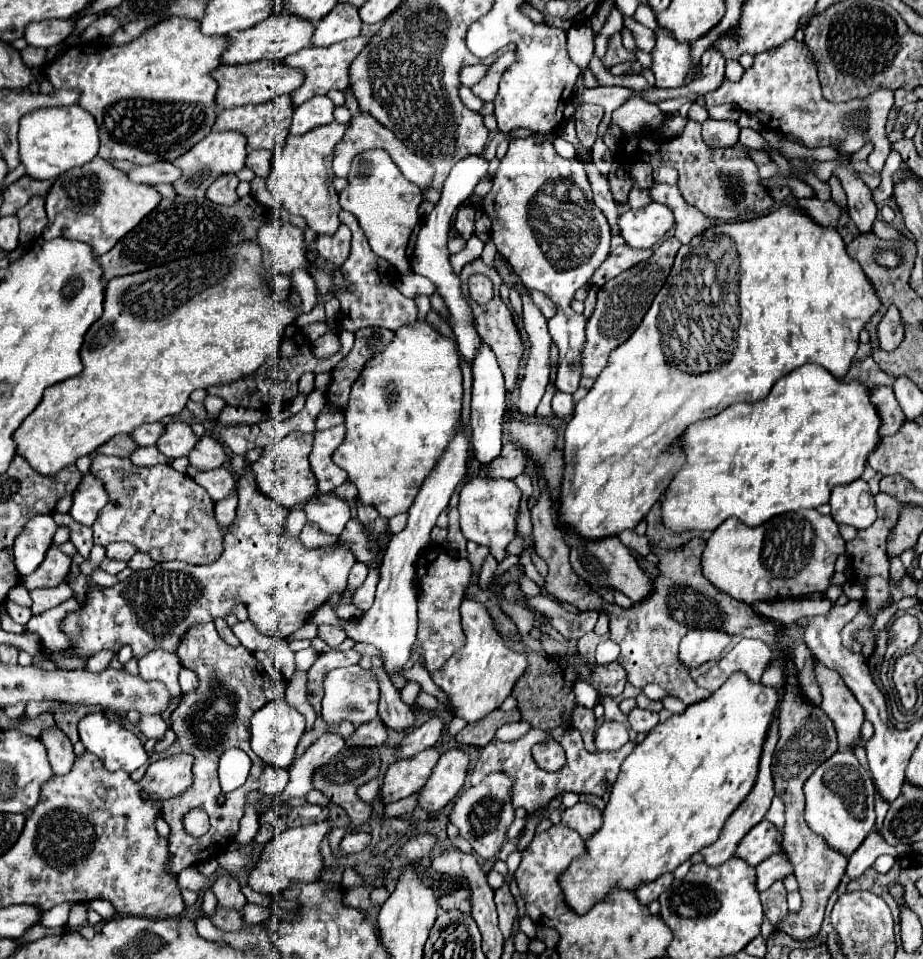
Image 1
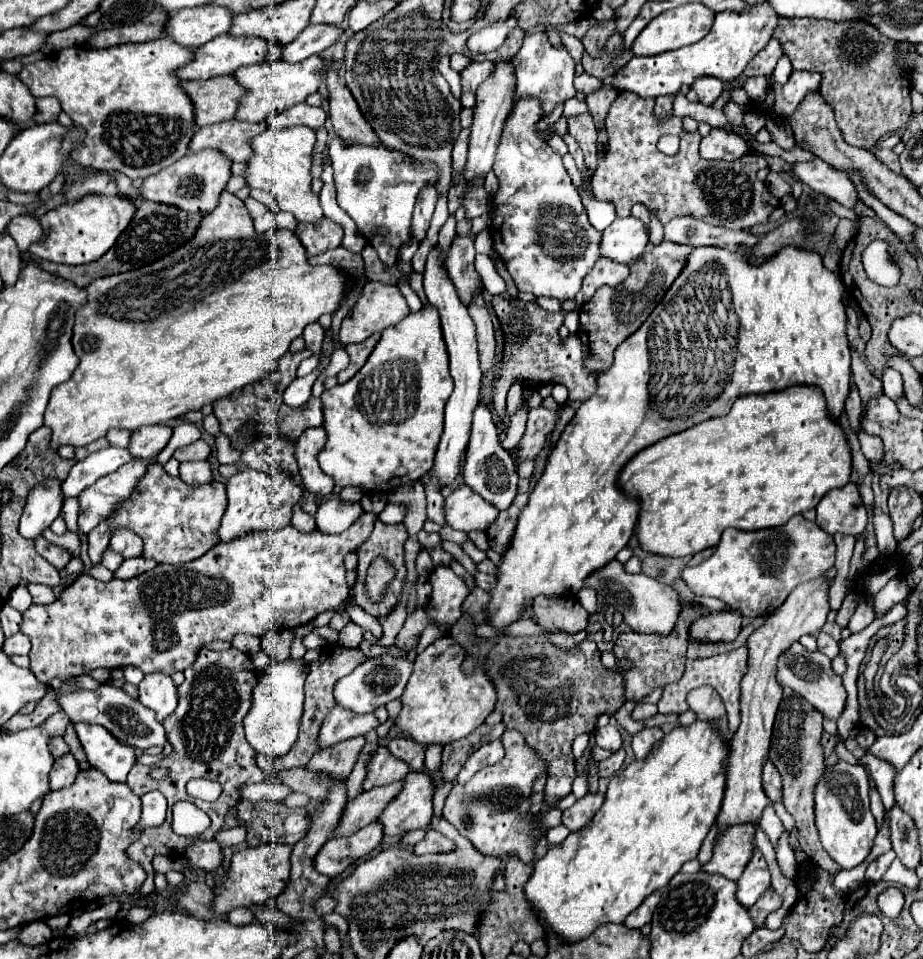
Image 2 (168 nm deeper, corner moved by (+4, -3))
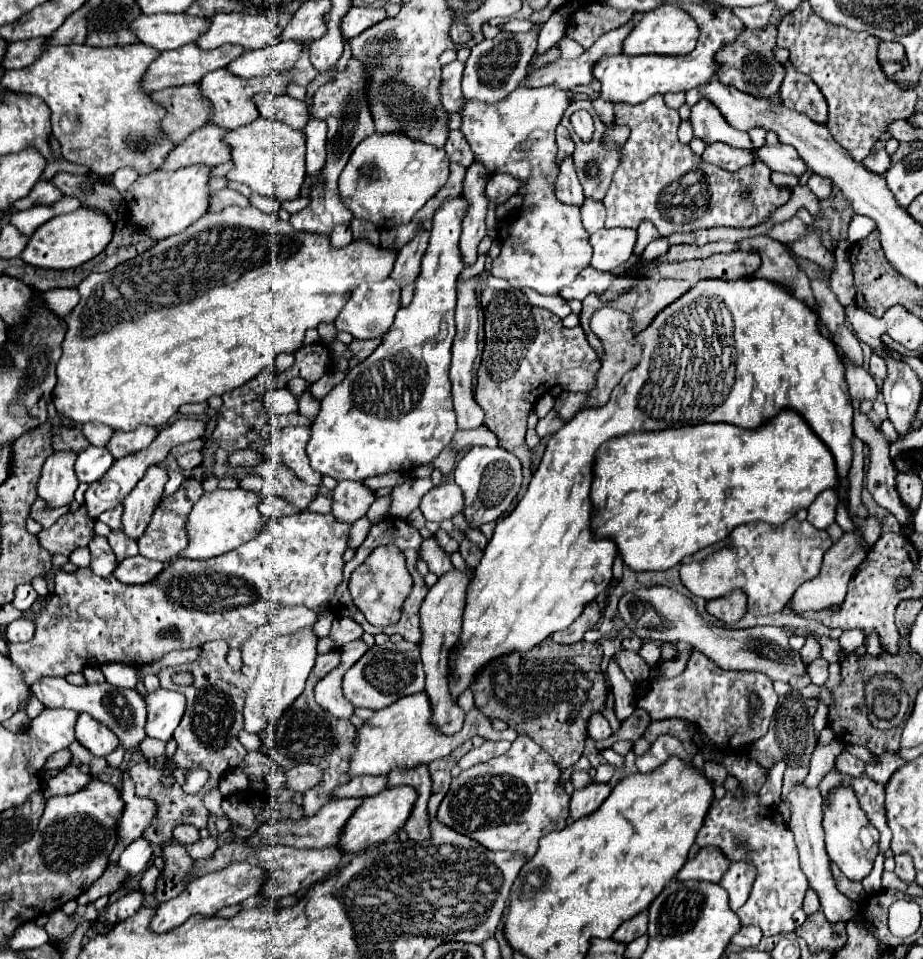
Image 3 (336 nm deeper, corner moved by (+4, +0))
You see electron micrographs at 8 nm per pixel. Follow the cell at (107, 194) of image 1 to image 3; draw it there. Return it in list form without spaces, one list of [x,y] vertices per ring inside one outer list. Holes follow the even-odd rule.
[[[80,207],[72,213],[66,215],[58,215],[50,221],[46,221],[44,225],[40,225],[34,235],[28,239],[26,249],[22,251],[20,259],[26,261],[28,265],[40,267],[40,269],[72,269],[78,267],[90,259],[94,259],[98,253],[102,253],[102,249],[110,243],[114,225],[110,223],[110,219],[98,211]]]

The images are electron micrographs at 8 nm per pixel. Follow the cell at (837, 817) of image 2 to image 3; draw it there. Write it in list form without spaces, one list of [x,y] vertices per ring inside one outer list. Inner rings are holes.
[[[838,787],[828,795],[824,803],[824,831],[826,831],[826,851],[830,861],[836,863],[848,879],[862,881],[872,871],[874,859],[878,855],[878,831],[866,819],[852,789]]]

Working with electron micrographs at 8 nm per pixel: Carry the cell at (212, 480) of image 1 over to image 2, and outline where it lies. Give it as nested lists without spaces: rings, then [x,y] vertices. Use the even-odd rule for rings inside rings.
[[[182,462],[180,478],[190,486],[202,486],[202,484],[210,484],[214,480],[214,474],[210,462]]]

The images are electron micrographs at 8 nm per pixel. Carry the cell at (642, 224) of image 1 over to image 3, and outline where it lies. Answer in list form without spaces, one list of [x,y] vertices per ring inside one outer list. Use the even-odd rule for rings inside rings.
[[[600,229],[590,235],[590,245],[594,249],[590,267],[598,271],[614,271],[632,257],[632,247],[636,243],[634,229]]]

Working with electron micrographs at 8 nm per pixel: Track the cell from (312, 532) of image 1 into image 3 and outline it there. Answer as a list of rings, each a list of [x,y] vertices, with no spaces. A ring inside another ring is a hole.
[[[272,497],[260,503],[260,513],[262,517],[284,517],[284,515],[296,513],[296,507],[290,507],[290,503],[286,503],[280,497]]]

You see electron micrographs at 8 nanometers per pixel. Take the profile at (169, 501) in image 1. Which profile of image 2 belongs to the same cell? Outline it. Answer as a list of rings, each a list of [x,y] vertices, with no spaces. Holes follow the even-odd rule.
[[[154,462],[148,466],[146,474],[142,476],[142,482],[136,484],[132,494],[118,504],[114,514],[102,520],[102,524],[98,524],[88,534],[88,556],[92,564],[98,564],[100,556],[108,546],[112,530],[130,528],[142,538],[144,558],[154,558],[158,564],[192,562],[218,544],[218,536],[214,536],[214,532],[218,532],[218,524],[222,520],[224,510],[226,510],[224,482],[212,482],[208,486],[190,488],[180,478],[166,474],[164,466]]]

